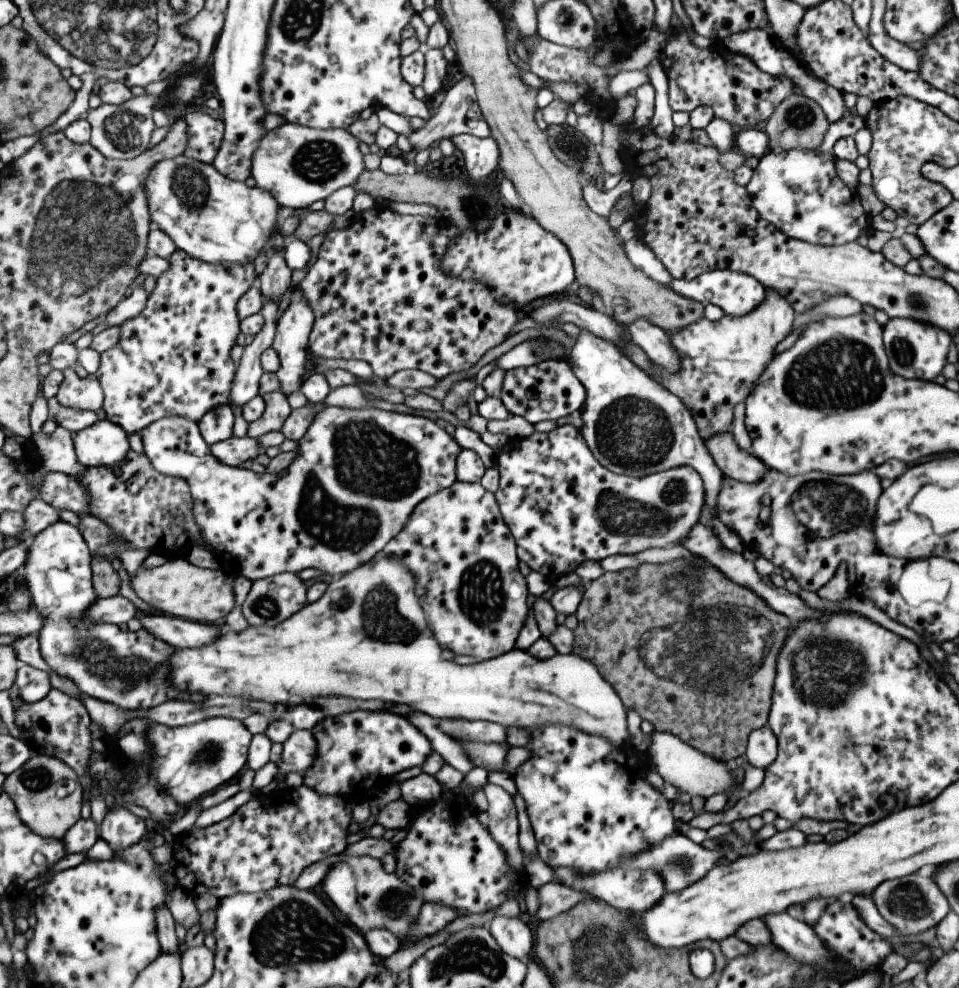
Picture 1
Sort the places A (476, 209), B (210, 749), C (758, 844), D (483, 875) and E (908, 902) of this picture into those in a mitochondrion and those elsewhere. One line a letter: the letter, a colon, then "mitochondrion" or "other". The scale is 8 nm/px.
A: mitochondrion
B: mitochondrion
C: other
D: other
E: mitochondrion

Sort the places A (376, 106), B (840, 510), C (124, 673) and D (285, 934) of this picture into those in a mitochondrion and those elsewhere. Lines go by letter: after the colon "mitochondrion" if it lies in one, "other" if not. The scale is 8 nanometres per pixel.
A: other
B: mitochondrion
C: mitochondrion
D: mitochondrion

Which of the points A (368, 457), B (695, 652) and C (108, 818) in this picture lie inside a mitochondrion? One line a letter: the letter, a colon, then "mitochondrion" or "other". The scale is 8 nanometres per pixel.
A: mitochondrion
B: mitochondrion
C: other

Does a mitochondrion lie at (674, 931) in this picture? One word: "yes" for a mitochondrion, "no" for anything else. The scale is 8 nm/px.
no

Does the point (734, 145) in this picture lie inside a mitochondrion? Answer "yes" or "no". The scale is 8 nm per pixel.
no

